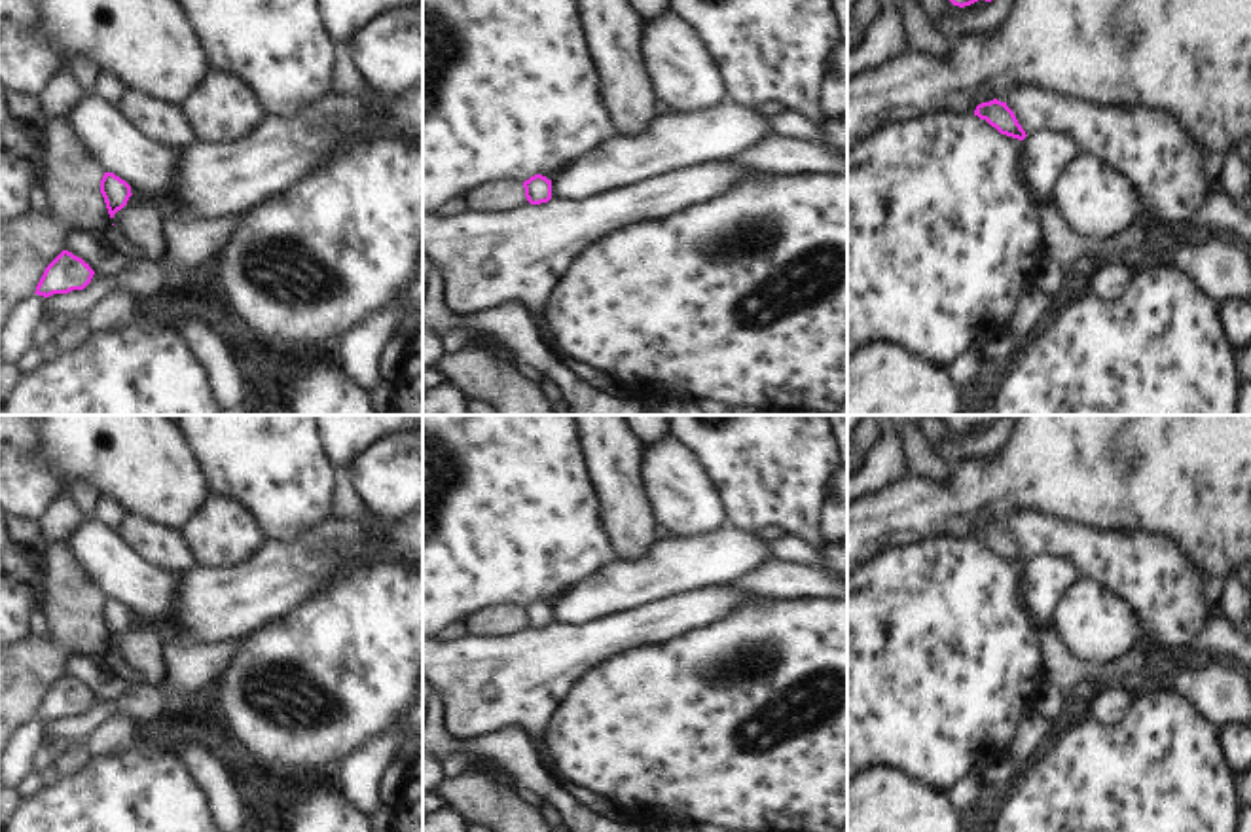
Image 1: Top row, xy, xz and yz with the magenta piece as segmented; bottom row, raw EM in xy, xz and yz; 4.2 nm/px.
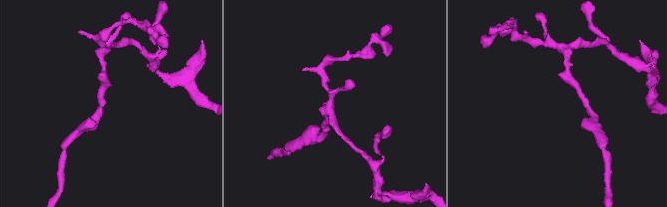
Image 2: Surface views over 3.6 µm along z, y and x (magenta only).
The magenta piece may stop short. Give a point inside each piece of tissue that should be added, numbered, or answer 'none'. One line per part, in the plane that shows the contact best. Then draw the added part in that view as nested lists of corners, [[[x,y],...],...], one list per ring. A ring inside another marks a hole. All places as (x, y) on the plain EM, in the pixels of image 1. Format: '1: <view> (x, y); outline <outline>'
none

